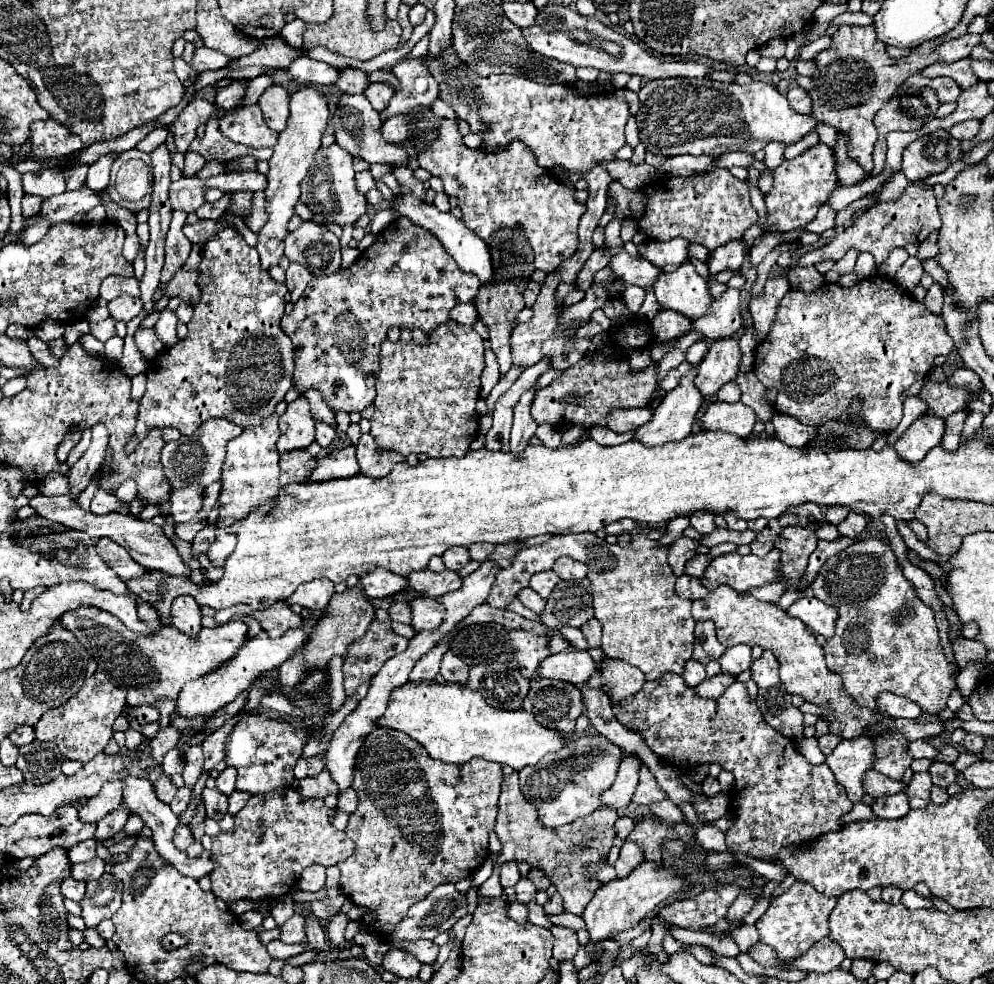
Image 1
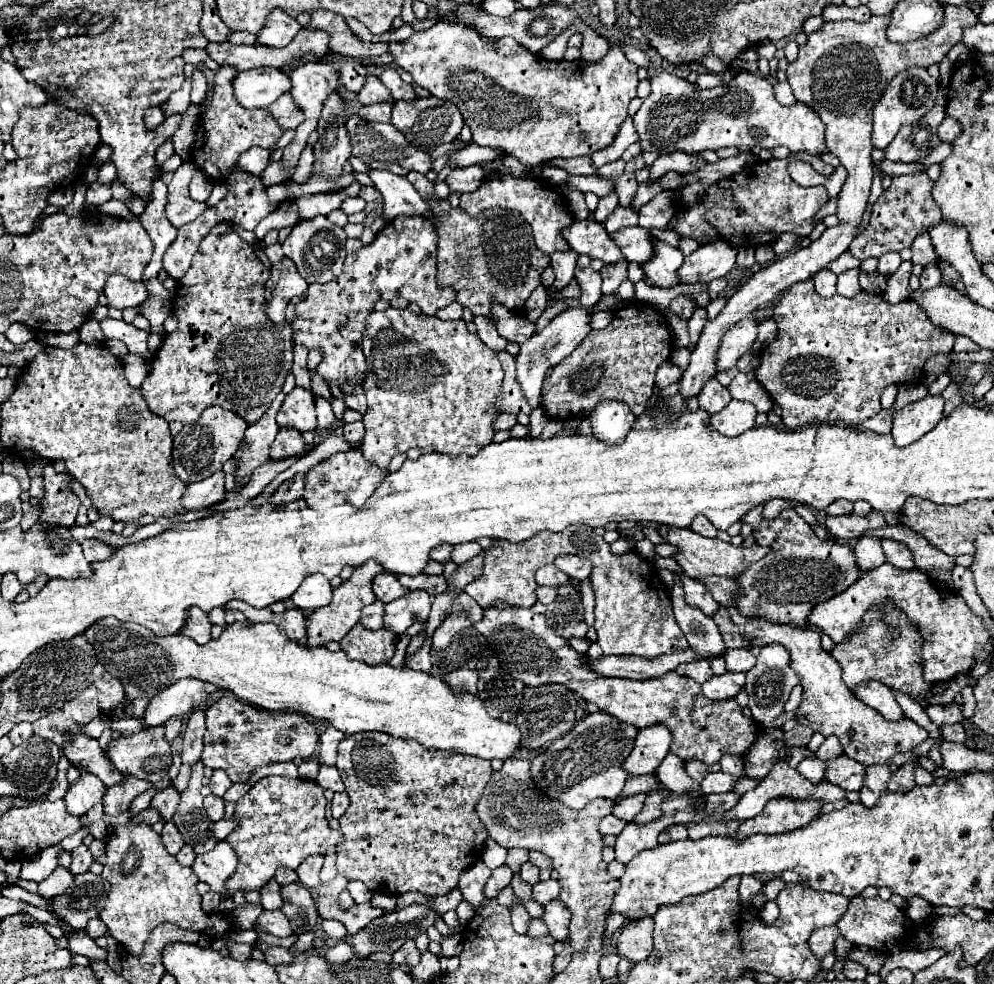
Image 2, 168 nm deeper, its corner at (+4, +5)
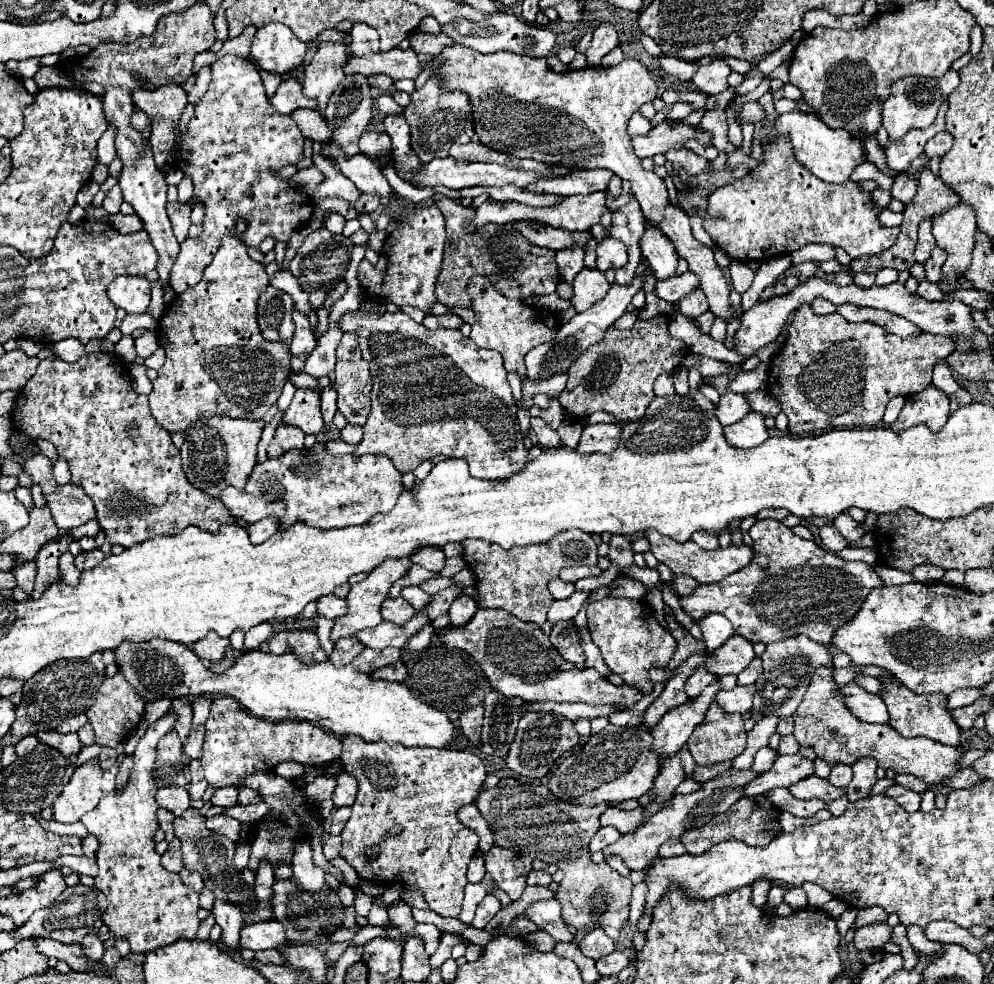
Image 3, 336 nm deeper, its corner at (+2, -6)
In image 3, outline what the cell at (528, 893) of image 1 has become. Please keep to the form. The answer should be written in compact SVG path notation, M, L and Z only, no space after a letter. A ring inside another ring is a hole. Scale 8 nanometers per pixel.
M532 870L528 874L528 884L530 886L548 886L552 882L552 876L544 870Z

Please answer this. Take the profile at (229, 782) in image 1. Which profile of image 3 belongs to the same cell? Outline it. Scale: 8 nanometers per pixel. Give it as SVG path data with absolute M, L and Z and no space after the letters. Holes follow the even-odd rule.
M218 788L210 802L212 802L212 806L222 806L222 808L236 806L236 802L238 802L238 788Z

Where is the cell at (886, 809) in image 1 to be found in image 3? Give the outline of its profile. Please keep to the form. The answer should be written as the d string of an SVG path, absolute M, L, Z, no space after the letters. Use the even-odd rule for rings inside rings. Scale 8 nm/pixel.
M864 758L864 760L856 760L856 764L852 764L850 768L854 770L854 778L848 784L848 800L856 802L866 798L870 788L874 786L878 764L872 758Z

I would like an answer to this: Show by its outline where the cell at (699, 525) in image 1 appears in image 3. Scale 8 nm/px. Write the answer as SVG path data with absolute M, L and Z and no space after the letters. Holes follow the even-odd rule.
M694 532L692 540L704 550L716 550L718 548L718 538L712 536L710 532Z

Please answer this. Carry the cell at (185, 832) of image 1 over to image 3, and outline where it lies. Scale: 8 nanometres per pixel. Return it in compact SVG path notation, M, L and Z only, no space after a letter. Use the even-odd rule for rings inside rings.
M174 838L168 846L168 850L162 854L162 866L168 872L180 872L182 870L182 854L180 854L180 840Z

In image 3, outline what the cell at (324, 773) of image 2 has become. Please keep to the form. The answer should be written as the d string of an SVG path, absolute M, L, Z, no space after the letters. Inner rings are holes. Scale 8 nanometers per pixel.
M340 774L340 776L338 776L336 790L334 790L334 794L332 794L334 806L336 806L336 808L340 808L340 806L352 806L354 800L356 800L356 792L358 792L356 778L354 778L354 776L348 776L348 774Z

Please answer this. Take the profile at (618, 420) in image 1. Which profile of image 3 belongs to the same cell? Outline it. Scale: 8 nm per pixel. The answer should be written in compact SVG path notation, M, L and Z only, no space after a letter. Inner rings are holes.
M588 424L580 436L576 452L580 454L610 454L620 442L620 424Z

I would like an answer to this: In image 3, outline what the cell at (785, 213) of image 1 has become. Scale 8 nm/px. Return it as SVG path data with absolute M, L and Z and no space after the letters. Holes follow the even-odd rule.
M780 136L780 140L768 144L762 150L762 162L742 180L718 188L710 200L708 200L708 214L710 218L704 220L706 232L712 236L712 240L734 260L756 260L764 262L782 254L792 254L800 250L806 244L832 244L844 248L852 258L860 256L872 256L880 250L892 248L896 244L900 228L882 228L878 222L880 208L870 200L870 192L864 192L858 182L848 180L846 184L828 184L812 176L808 168L804 168L794 152L792 144Z

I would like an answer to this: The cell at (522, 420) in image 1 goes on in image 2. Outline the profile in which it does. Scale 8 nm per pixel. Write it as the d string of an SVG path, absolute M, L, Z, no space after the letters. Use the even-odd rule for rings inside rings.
M586 307L562 311L538 335L532 335L528 341L524 341L520 345L520 353L516 357L516 377L518 377L520 389L522 389L528 405L532 409L540 407L540 387L542 387L542 381L546 377L546 371L554 365L558 365L558 361L562 361L564 357L568 357L576 349L576 345L590 333L588 311L590 309L586 309Z

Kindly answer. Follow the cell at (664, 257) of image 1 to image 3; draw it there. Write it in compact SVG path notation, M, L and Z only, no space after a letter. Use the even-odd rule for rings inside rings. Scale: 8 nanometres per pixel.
M606 238L598 244L598 248L596 248L596 268L600 272L624 268L626 264L628 264L628 254L626 254L626 248L620 240Z

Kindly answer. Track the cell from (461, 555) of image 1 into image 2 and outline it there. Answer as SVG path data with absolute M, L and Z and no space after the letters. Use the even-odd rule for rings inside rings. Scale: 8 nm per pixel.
M438 545L438 547L434 547L434 549L432 549L430 559L440 561L440 563L446 563L446 561L450 561L452 551L454 551L454 547L452 547L452 545Z

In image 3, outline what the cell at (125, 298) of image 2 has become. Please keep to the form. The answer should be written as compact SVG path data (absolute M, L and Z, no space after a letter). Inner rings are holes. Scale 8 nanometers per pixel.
M118 276L108 284L108 298L128 314L142 314L150 306L150 284L144 276Z

